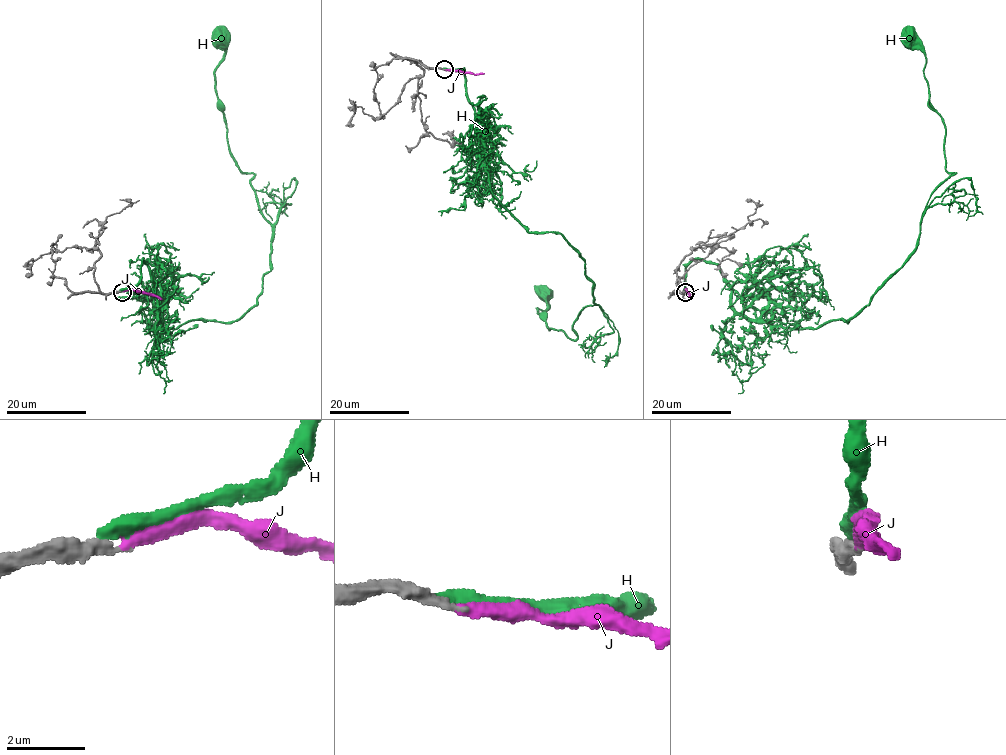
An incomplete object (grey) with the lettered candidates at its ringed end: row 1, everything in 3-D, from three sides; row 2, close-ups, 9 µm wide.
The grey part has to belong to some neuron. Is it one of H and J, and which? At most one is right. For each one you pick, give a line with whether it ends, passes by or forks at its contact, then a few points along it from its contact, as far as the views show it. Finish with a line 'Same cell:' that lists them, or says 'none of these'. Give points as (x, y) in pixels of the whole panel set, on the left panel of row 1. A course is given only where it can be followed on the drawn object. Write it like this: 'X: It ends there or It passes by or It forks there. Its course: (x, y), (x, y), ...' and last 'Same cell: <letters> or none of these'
J: It ends there. Its course: (121, 291), (138, 289), (162, 299)
Same cell: J

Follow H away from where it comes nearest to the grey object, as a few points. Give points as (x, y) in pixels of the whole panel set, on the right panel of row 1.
H: (684, 290), (704, 259), (738, 312), (772, 325), (849, 321), (870, 302), (955, 173), (908, 37)

